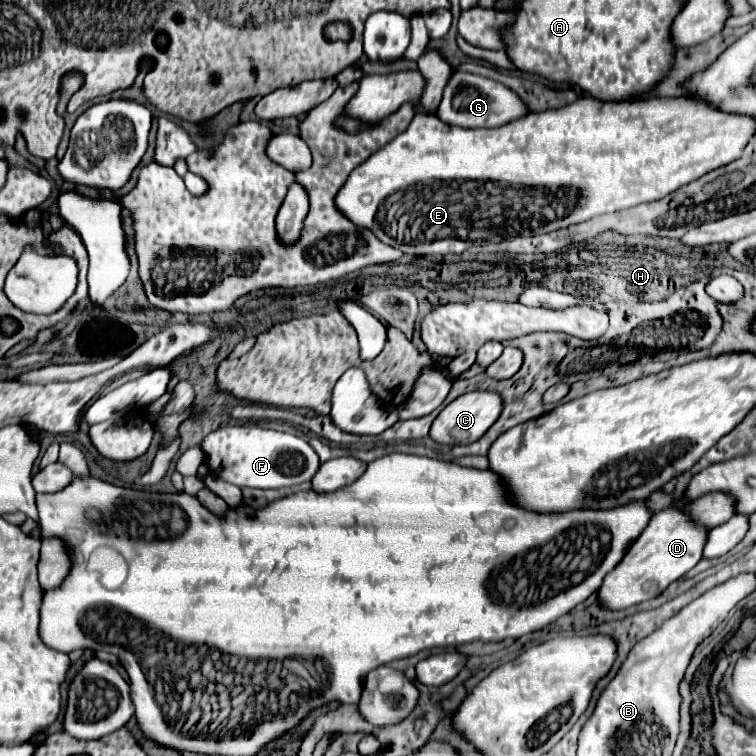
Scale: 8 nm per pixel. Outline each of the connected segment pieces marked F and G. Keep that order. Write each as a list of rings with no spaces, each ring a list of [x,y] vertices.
[[[254,424],[226,426],[204,438],[202,450],[206,464],[218,478],[240,488],[284,488],[310,482],[320,468],[320,458],[314,448],[298,436],[266,430]]]
[[[452,70],[450,80],[444,86],[442,102],[440,102],[436,116],[440,120],[444,120],[446,124],[460,126],[460,128],[496,128],[496,126],[508,124],[524,114],[526,114],[524,102],[512,90],[508,90],[504,84],[484,78],[484,76]]]

